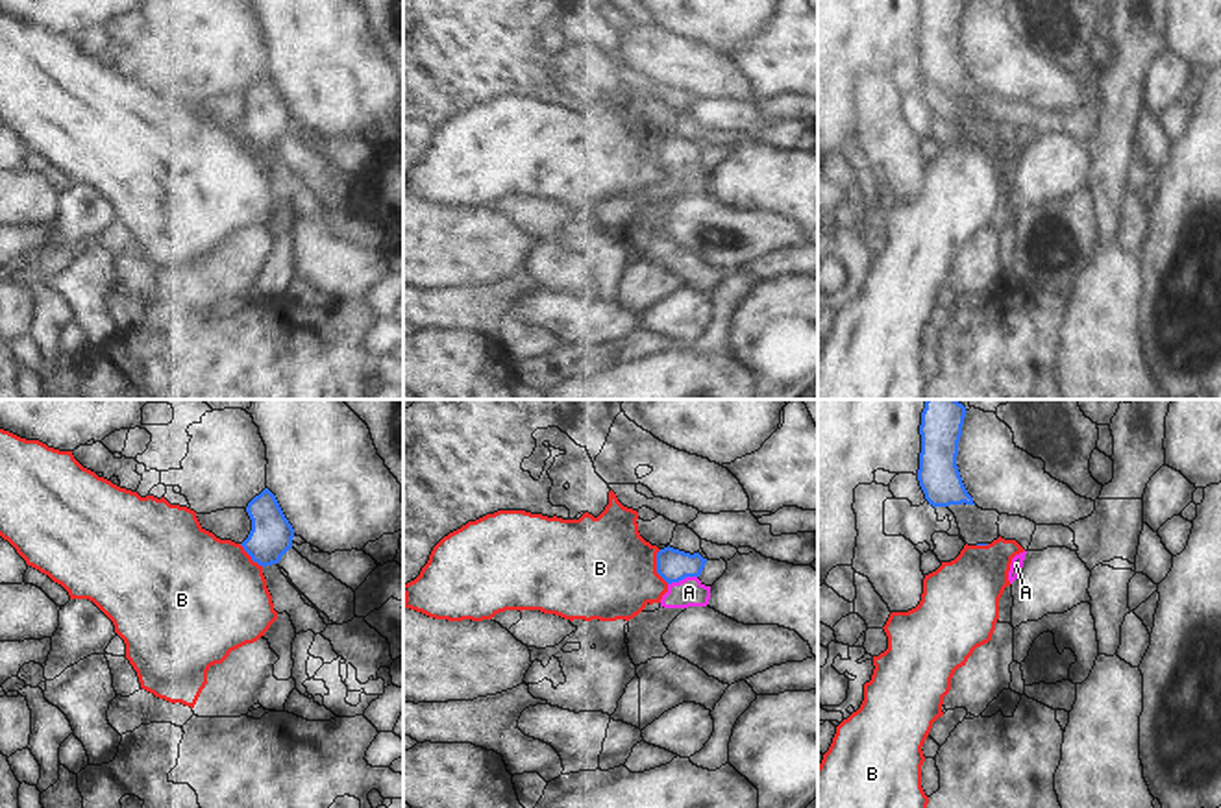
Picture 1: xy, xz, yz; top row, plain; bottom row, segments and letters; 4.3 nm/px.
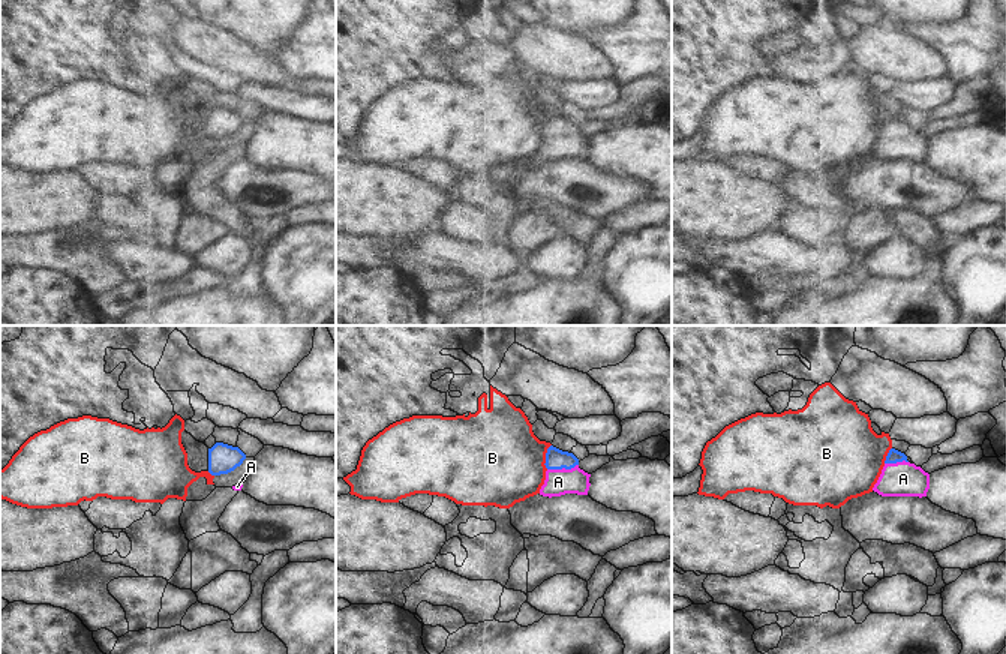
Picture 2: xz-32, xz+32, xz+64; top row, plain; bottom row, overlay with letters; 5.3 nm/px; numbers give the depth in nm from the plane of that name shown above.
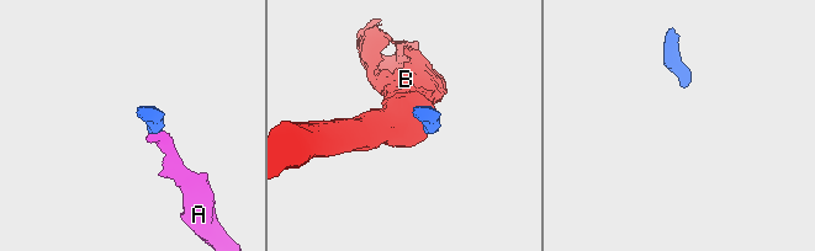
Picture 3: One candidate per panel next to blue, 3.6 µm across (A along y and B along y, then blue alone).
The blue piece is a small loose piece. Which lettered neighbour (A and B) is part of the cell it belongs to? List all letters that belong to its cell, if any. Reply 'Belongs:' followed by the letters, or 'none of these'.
Belongs: A

